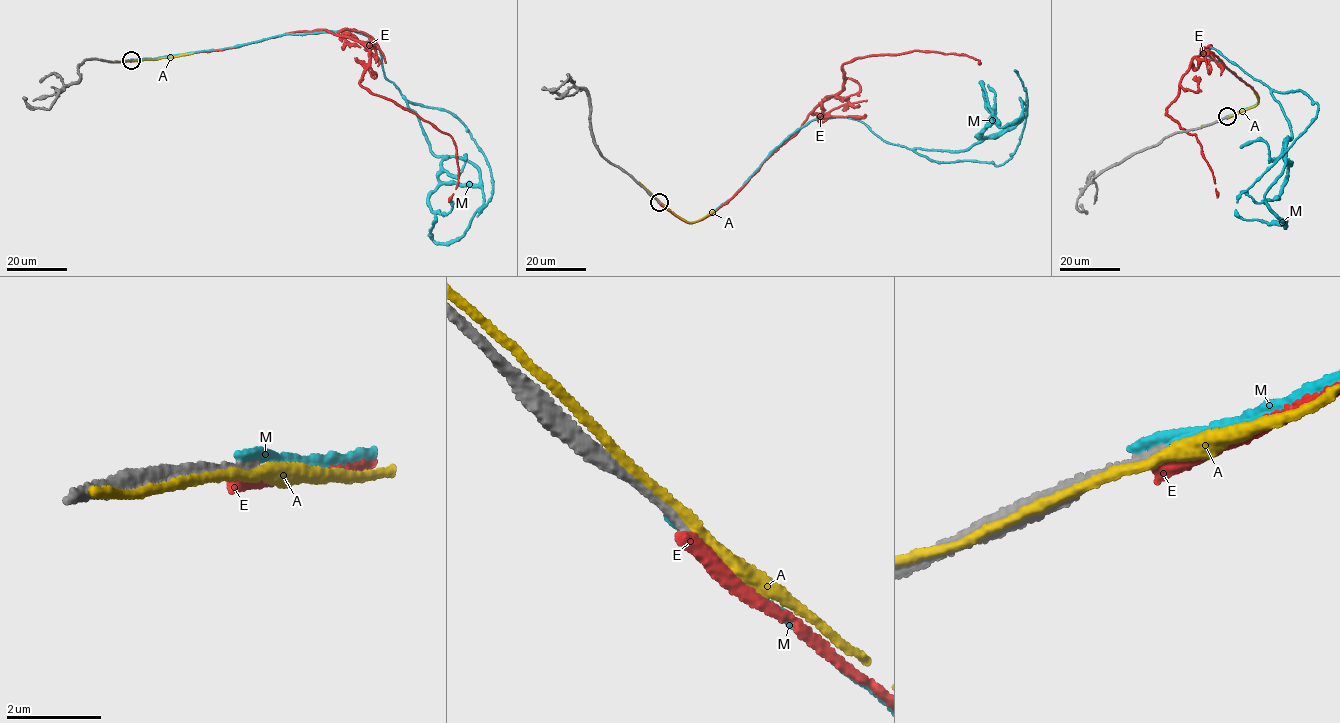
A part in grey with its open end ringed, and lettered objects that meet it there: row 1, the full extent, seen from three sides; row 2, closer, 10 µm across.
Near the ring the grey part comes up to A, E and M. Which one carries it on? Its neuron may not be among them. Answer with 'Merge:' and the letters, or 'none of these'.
Merge: none of these

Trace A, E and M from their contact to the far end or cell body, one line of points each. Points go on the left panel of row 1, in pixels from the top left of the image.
A: (128, 61), (193, 53)
E: (131, 60), (299, 32), (347, 36), (370, 57), (360, 84), (452, 138), (459, 175), (448, 202)
M: (131, 59), (285, 34), (364, 34), (430, 150), (479, 171), (484, 201), (465, 233), (435, 241), (435, 215)

